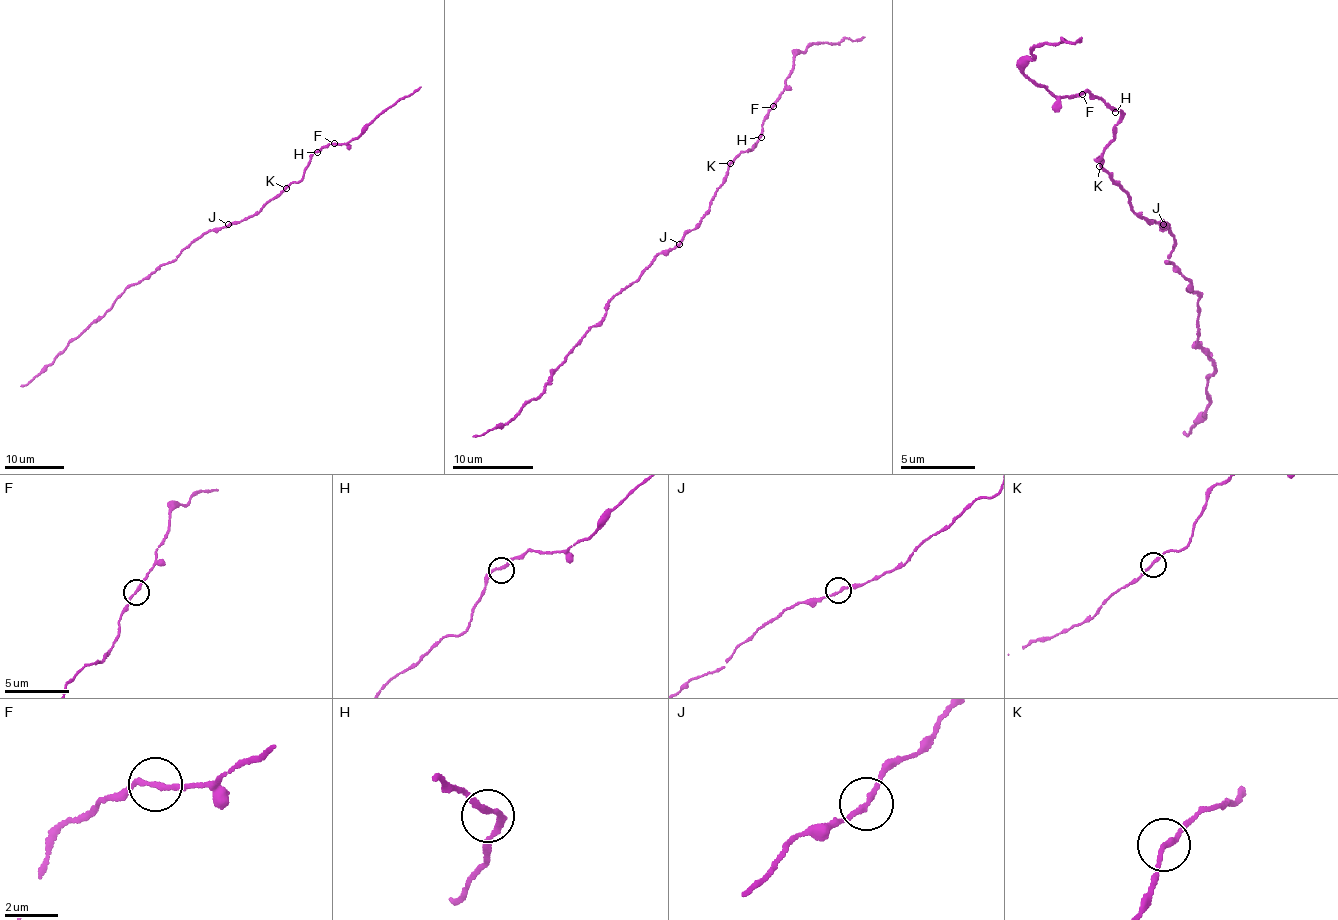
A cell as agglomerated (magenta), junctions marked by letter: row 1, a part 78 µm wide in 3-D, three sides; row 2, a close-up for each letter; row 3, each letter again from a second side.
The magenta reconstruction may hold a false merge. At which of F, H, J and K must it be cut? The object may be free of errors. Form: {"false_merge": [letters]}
{"false_merge": []}

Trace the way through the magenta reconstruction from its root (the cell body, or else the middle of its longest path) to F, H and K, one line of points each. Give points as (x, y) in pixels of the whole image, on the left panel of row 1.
F: (228, 226), (260, 212), (263, 204), (288, 185), (300, 181), (310, 157), (320, 148), (334, 144)
H: (228, 226), (260, 212), (263, 204), (288, 185), (300, 181), (310, 157), (317, 152)
K: (228, 226), (260, 212), (263, 204), (286, 188)

